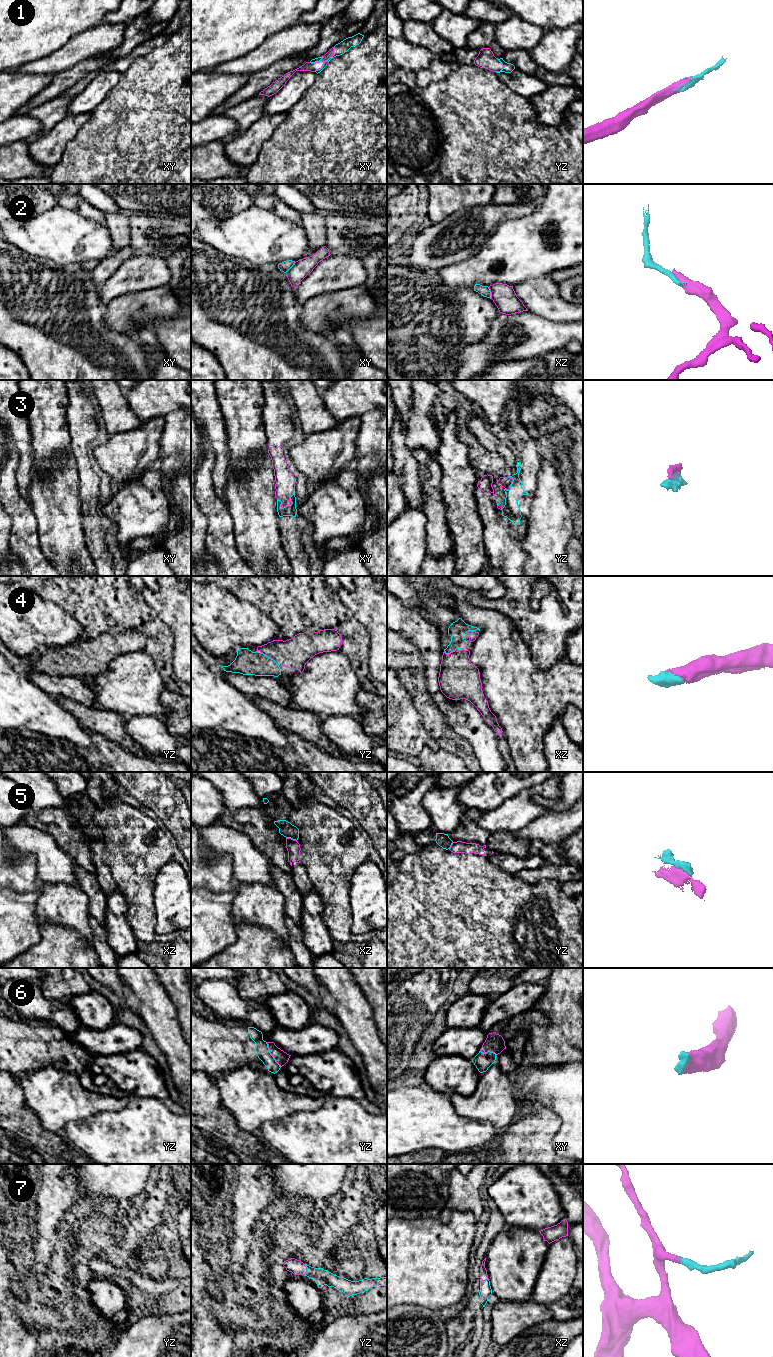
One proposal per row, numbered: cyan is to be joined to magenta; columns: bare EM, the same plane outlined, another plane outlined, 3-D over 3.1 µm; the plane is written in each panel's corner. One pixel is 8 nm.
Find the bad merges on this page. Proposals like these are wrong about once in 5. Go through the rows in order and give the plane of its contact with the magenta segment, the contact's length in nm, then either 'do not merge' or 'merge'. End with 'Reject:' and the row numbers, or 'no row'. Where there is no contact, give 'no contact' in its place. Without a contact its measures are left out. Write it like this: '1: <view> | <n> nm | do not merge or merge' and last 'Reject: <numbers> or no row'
1: xy | 260 nm | merge
2: xz | 100 nm | do not merge
3: xy | 190 nm | merge
4: yz | 220 nm | merge
5: xz | 90 nm | do not merge
6: yz | 240 nm | merge
7: yz | 100 nm | merge
Reject: 2, 5

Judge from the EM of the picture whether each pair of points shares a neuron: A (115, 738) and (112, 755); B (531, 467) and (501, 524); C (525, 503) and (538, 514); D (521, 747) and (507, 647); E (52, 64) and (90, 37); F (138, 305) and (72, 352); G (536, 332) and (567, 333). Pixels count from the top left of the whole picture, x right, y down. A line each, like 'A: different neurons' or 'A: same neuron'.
A: different neurons
B: same neuron
C: different neurons
D: same neuron
E: same neuron
F: different neurons
G: same neuron

